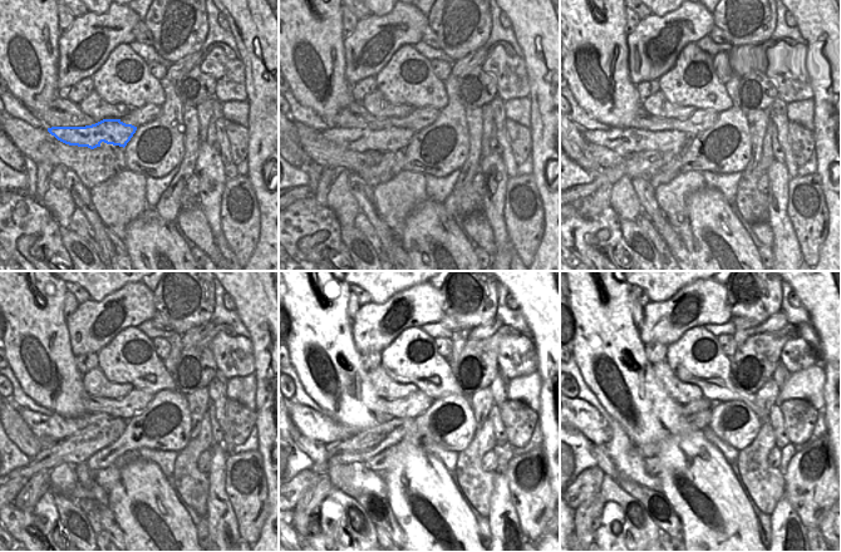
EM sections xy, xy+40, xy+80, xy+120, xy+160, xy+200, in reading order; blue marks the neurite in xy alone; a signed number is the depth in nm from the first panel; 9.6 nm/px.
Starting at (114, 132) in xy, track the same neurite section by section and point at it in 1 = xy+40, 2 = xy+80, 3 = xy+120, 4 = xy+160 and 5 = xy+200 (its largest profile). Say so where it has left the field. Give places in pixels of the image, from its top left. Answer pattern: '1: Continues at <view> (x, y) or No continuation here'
1: Continues at xy+40 (355, 139)
2: Continues at xy+80 (624, 142)
3: Continues at xy+120 (58, 428)
4: Continues at xy+160 (310, 423)
5: Continues at xy+200 (585, 418).

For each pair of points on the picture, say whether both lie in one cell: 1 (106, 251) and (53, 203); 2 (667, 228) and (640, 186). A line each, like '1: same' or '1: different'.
1: different
2: same

